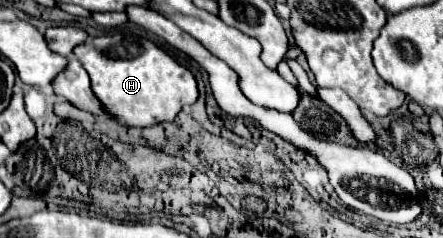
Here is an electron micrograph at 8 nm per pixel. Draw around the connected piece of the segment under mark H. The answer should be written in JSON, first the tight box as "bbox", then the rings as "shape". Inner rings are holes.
{"bbox":[74,32,198,128],"shape":[[[132,32],[88,38],[74,48],[74,54],[86,68],[94,94],[102,100],[104,108],[128,126],[146,128],[164,120],[172,122],[186,104],[190,106],[198,100],[196,76],[168,50]]]}

